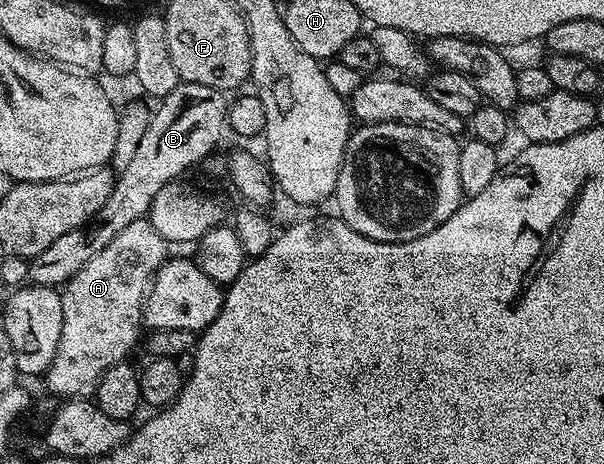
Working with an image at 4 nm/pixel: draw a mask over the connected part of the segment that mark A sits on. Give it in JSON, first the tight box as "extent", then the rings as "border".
{"extent":[43,218,167,401],"border":[[[148,218],[139,221],[131,221],[131,225],[127,225],[127,229],[123,229],[123,233],[119,233],[115,237],[115,241],[111,241],[111,245],[107,245],[107,249],[103,249],[103,253],[95,253],[95,257],[91,257],[91,261],[87,261],[87,265],[83,265],[83,269],[79,269],[79,273],[75,273],[75,277],[71,277],[69,282],[64,284],[61,291],[61,300],[63,301],[63,333],[59,337],[59,349],[55,349],[55,357],[51,361],[51,365],[45,370],[43,382],[45,387],[53,395],[62,395],[62,400],[76,401],[86,397],[93,397],[97,394],[97,386],[103,377],[103,373],[107,373],[107,369],[111,369],[111,365],[116,363],[124,363],[130,358],[129,354],[133,351],[133,346],[137,343],[137,334],[143,331],[143,308],[145,305],[145,296],[149,293],[149,285],[153,282],[156,275],[167,258],[167,242],[154,229]]]}

